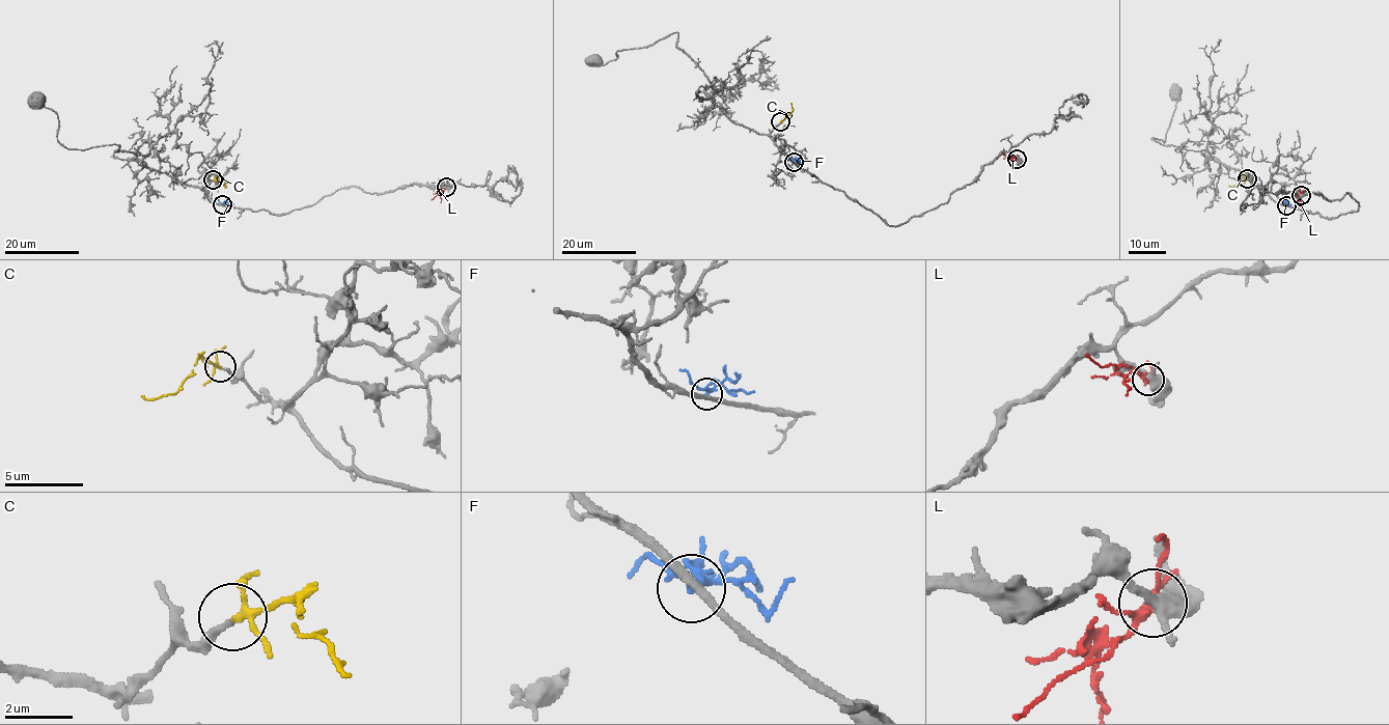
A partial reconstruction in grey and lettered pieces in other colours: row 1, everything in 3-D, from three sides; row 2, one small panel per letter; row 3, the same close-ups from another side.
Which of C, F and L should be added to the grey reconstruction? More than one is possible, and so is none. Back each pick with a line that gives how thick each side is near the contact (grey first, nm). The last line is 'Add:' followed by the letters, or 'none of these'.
C: Thickness 190 nm (grey) against 130 nm
Add: C

